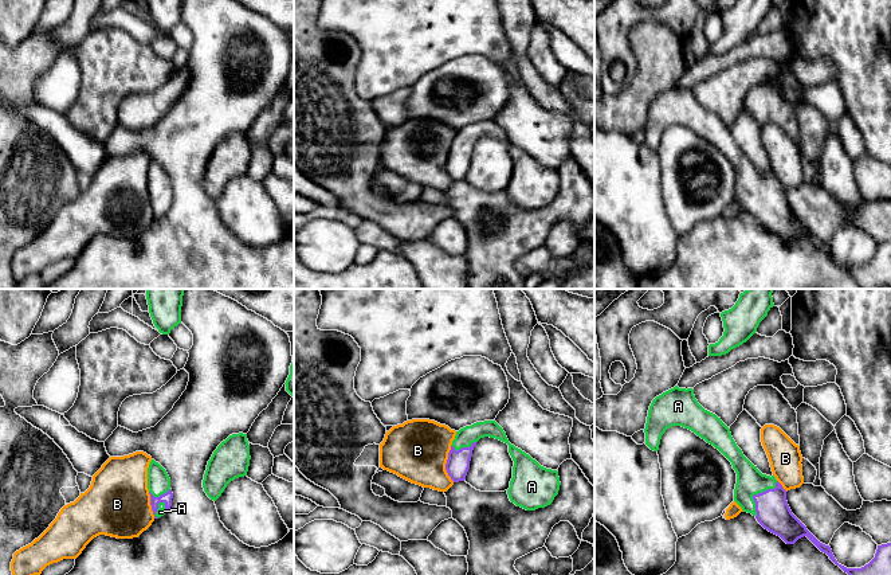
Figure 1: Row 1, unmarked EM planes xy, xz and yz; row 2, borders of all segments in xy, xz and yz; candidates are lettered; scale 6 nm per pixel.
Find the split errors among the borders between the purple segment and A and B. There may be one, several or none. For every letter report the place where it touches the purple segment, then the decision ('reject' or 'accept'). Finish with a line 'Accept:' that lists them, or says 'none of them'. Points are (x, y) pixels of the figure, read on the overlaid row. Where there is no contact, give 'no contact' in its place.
A: meets purple in yz at (756, 495); accept
B: meets purple in xz at (446, 464); reject
Accept: A

